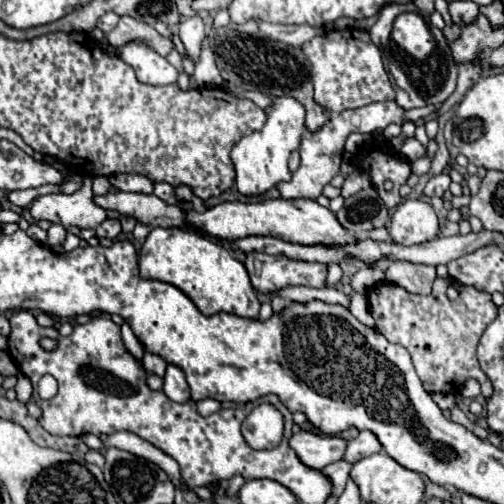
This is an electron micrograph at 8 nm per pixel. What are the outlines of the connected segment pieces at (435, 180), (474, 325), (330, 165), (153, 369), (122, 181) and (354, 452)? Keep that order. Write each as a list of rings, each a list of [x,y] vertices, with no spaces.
[[[443,172],[443,174],[439,174],[439,176],[433,176],[433,178],[427,182],[423,194],[425,194],[425,196],[439,196],[439,198],[441,198],[441,196],[445,194],[445,190],[449,188],[449,184],[451,184],[451,178],[447,176],[447,172]]]
[[[441,278],[433,282],[433,290],[427,296],[409,294],[395,284],[381,284],[369,294],[371,314],[377,322],[377,330],[389,342],[407,348],[427,392],[455,392],[473,378],[481,384],[481,394],[489,398],[493,388],[479,368],[475,348],[487,324],[495,320],[497,306],[493,304],[489,292],[481,292],[471,286],[463,286],[457,300],[449,300],[445,290],[447,282]]]
[[[387,100],[387,102],[375,102],[363,108],[353,108],[353,110],[343,110],[339,114],[331,114],[331,120],[317,132],[305,132],[299,152],[301,152],[301,164],[299,168],[293,172],[291,182],[281,182],[277,186],[277,190],[281,192],[281,198],[285,200],[297,200],[297,198],[305,198],[305,200],[317,200],[323,192],[323,188],[331,182],[333,176],[339,174],[339,164],[341,164],[341,150],[345,146],[345,140],[351,132],[373,132],[377,128],[385,128],[387,124],[395,122],[395,124],[405,124],[407,120],[417,122],[419,118],[425,118],[429,112],[433,112],[433,106],[421,106],[421,108],[411,108],[405,110],[401,106],[397,106],[395,100]]]
[[[145,352],[145,356],[143,356],[143,366],[145,366],[147,372],[157,374],[157,376],[163,376],[163,372],[165,372],[165,368],[167,368],[167,362],[165,362],[161,356],[157,356],[157,354]]]
[[[115,174],[109,178],[113,188],[123,190],[123,192],[143,192],[143,194],[153,194],[153,182],[147,180],[145,176],[139,174]]]
[[[361,430],[359,436],[349,442],[347,452],[345,452],[345,460],[359,462],[361,458],[367,458],[371,454],[377,454],[381,450],[383,450],[383,446],[377,440],[377,436],[373,432],[369,432],[369,430]]]

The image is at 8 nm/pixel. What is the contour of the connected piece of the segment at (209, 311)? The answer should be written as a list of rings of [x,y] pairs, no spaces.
[[[153,228],[141,248],[139,270],[141,278],[161,280],[179,288],[205,316],[229,312],[241,318],[255,318],[259,314],[259,300],[245,266],[225,246],[201,234],[179,232],[179,228]]]

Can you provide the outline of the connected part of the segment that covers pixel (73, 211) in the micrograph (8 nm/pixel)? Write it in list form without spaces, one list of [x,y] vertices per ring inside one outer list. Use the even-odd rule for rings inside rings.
[[[85,176],[79,192],[67,194],[49,194],[33,200],[29,212],[35,220],[49,220],[53,224],[63,224],[65,228],[97,228],[107,214],[93,200],[92,178]]]

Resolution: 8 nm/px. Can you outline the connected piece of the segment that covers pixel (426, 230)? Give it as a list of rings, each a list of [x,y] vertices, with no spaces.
[[[407,198],[397,206],[389,232],[395,244],[413,246],[439,236],[439,220],[431,204]]]

